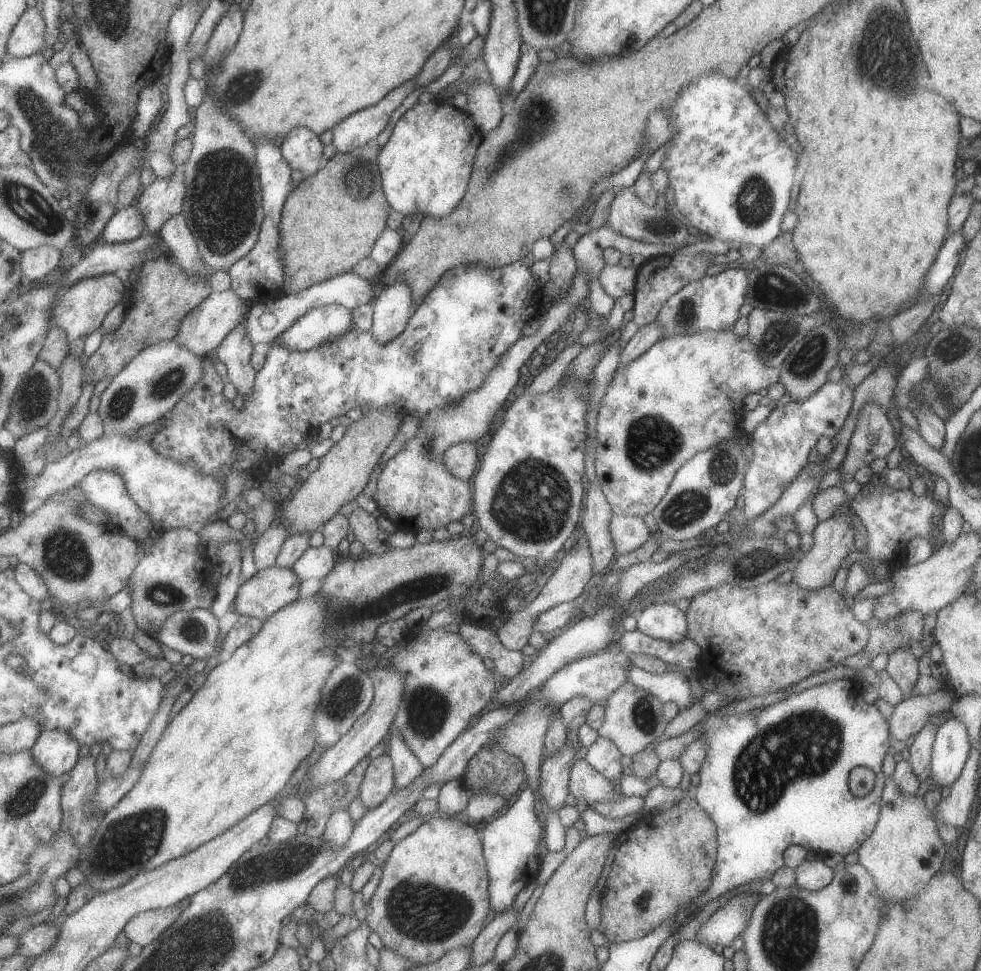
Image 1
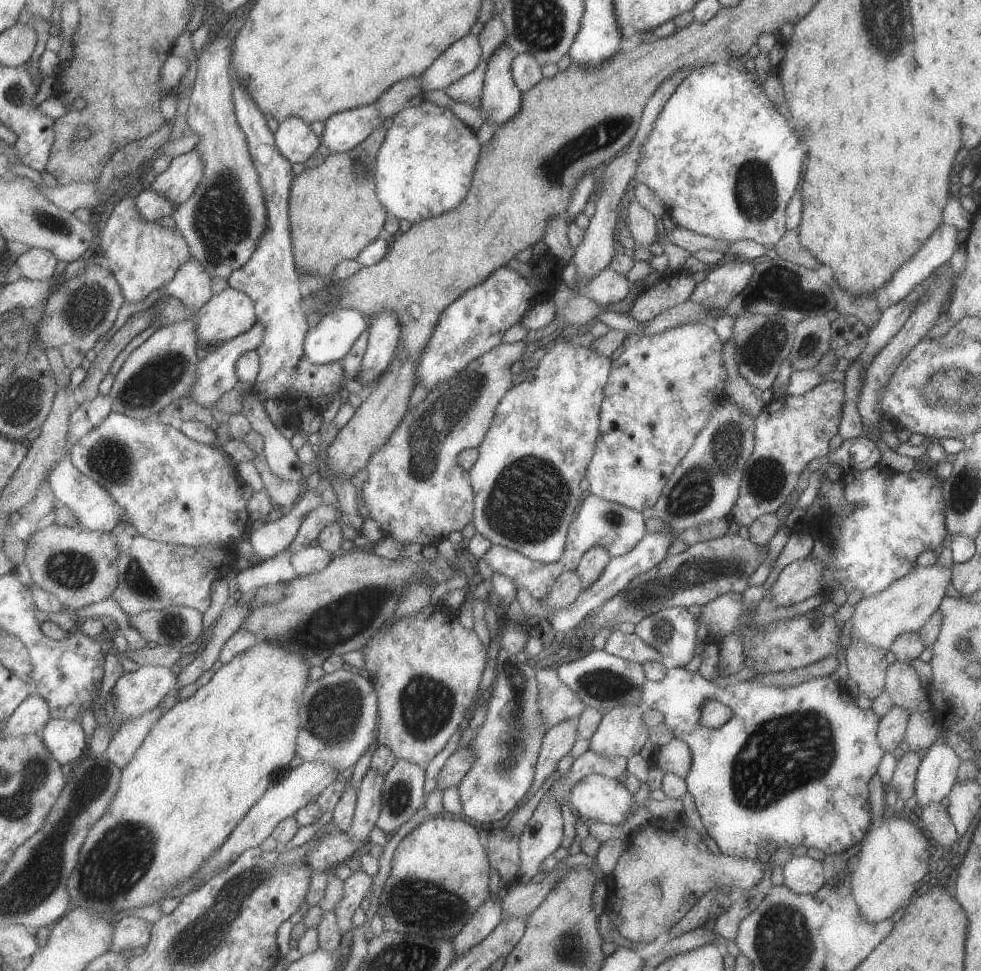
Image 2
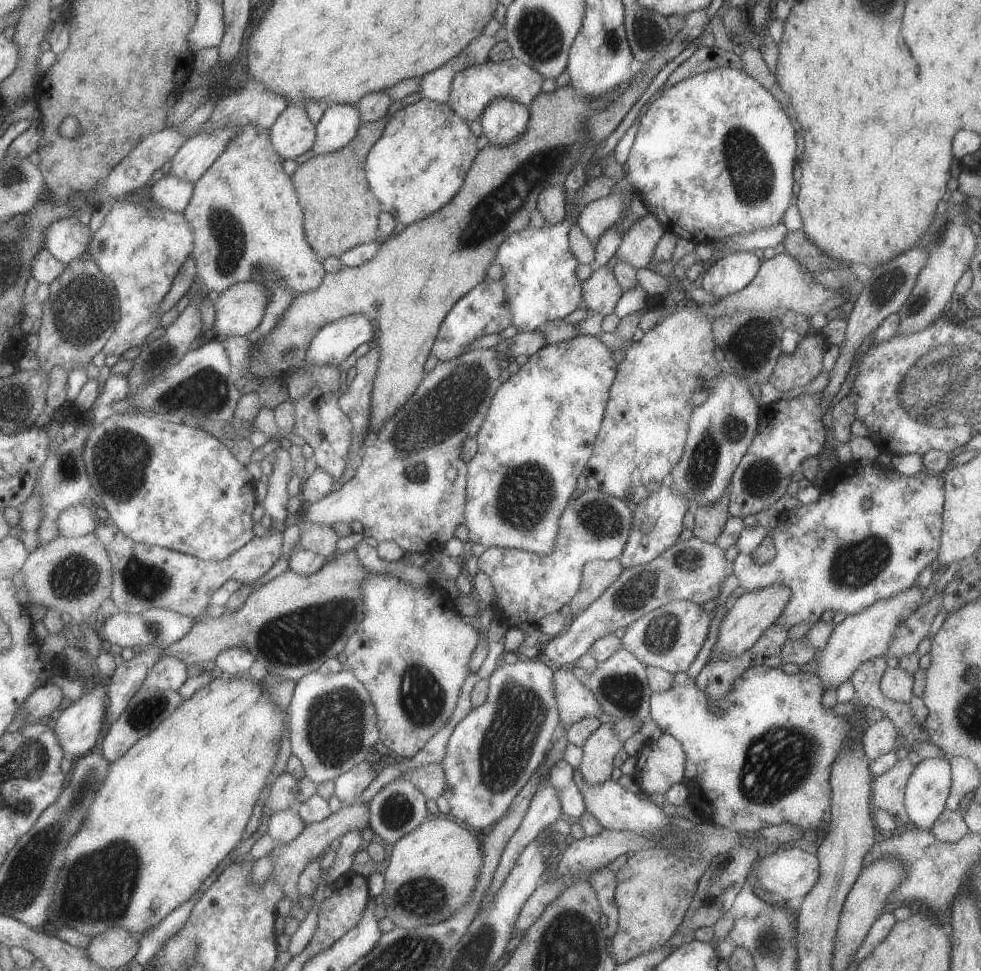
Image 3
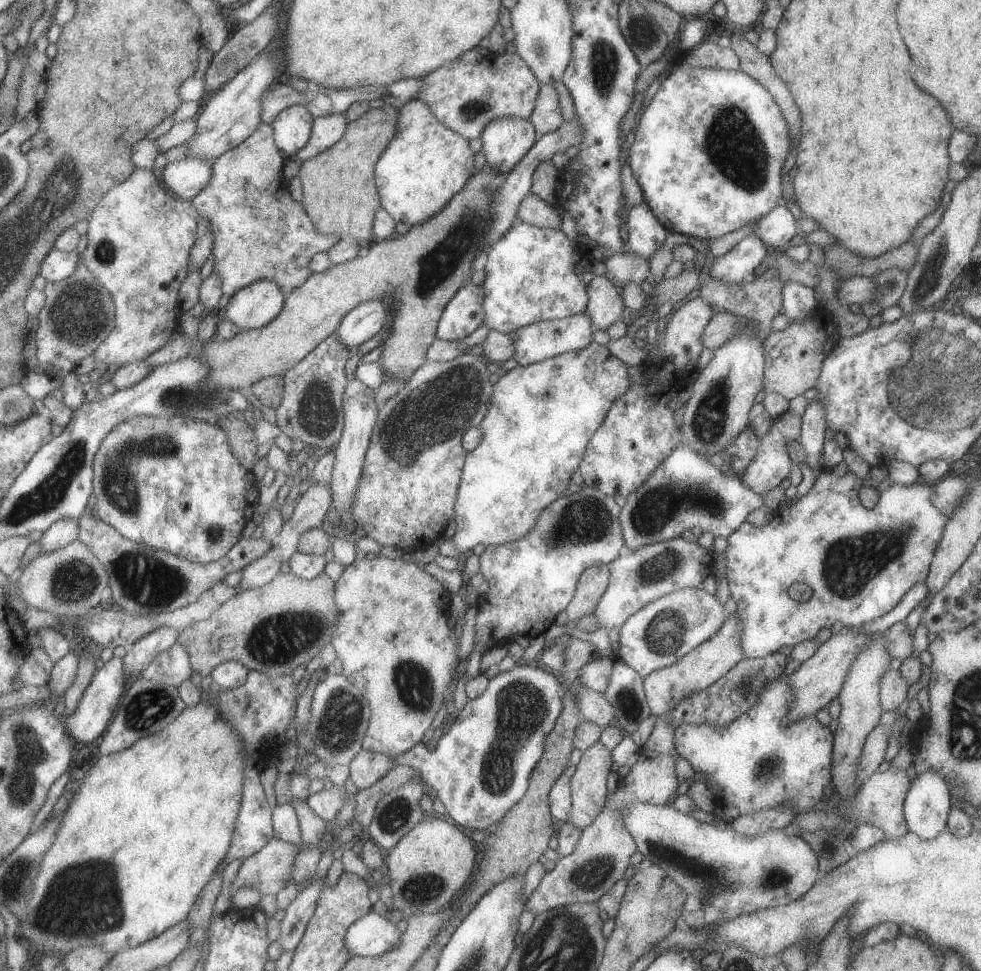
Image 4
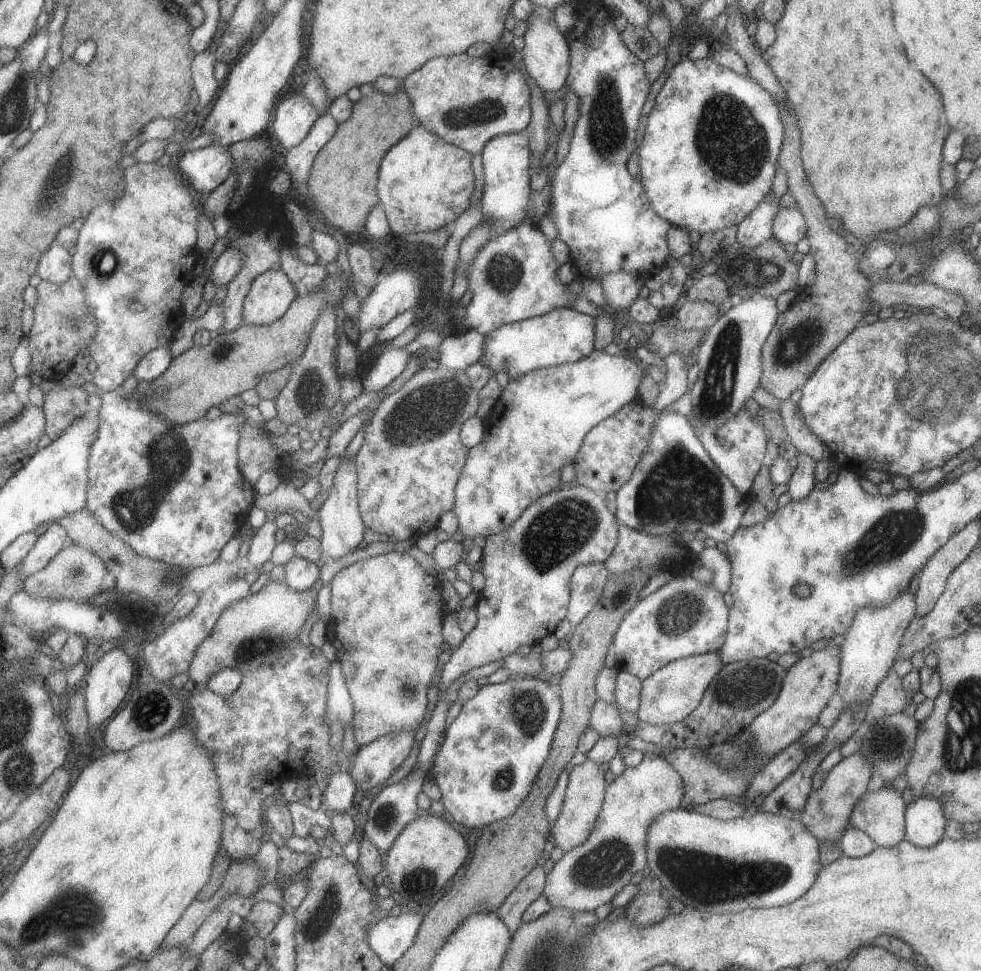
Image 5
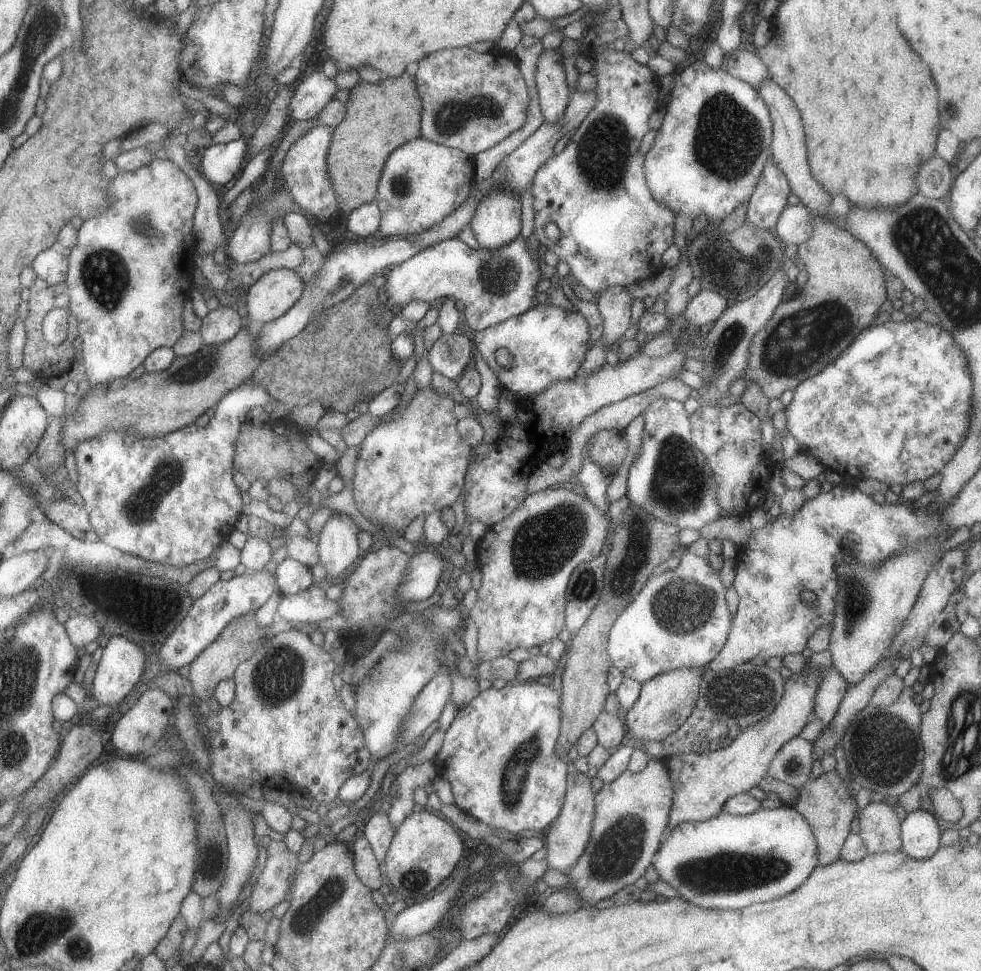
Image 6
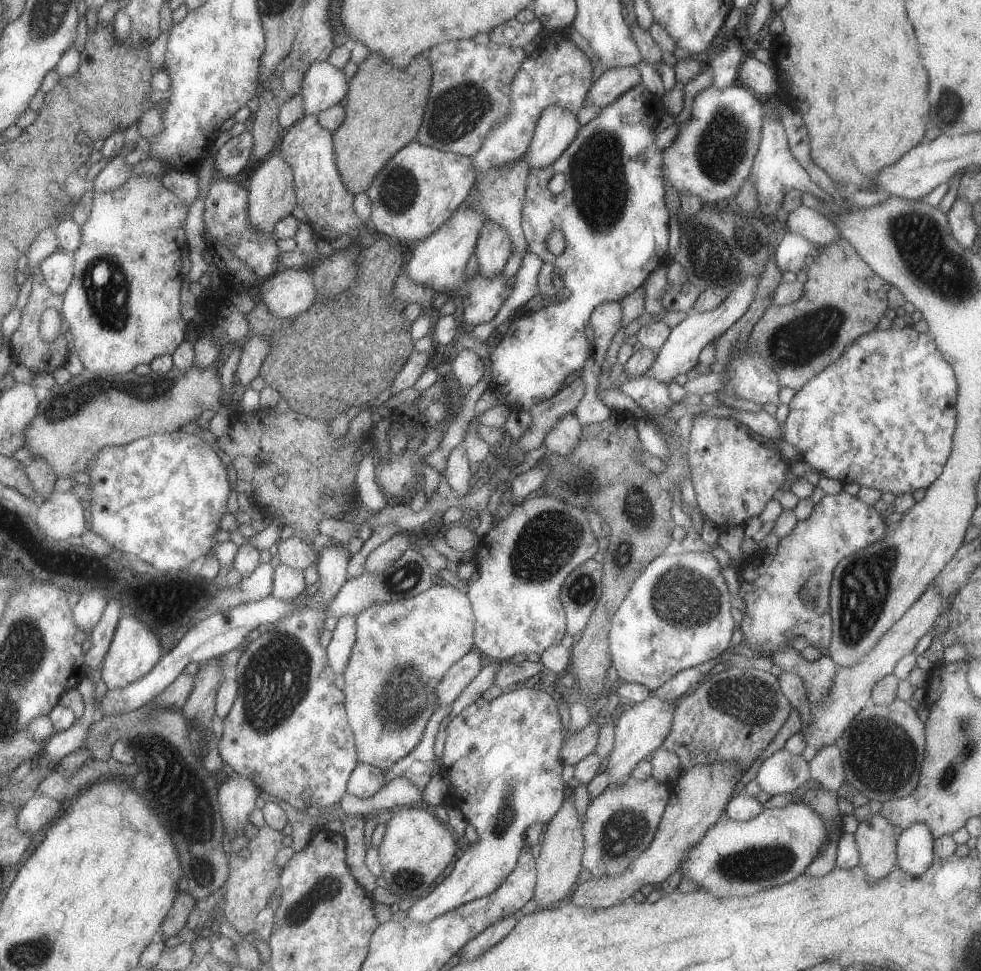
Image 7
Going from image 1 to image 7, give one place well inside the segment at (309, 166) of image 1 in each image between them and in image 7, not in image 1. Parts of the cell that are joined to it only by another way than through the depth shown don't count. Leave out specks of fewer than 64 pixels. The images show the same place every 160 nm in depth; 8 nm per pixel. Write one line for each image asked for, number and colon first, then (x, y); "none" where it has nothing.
2: (295, 140)
3: (293, 133)
4: (292, 127)
5: (294, 117)
6: (317, 90)
7: (324, 85)

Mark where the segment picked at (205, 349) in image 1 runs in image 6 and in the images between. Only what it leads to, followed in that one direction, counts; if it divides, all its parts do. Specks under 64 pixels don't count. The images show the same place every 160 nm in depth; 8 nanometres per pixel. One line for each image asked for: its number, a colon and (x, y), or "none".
2: (231, 312)
3: (240, 308)
4: (253, 306)
5: (272, 292)
6: (274, 293)

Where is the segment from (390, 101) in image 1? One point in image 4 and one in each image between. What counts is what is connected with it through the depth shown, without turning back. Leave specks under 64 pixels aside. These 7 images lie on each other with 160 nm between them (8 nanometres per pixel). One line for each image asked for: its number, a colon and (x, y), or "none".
2: (344, 131)
3: (339, 124)
4: (327, 130)

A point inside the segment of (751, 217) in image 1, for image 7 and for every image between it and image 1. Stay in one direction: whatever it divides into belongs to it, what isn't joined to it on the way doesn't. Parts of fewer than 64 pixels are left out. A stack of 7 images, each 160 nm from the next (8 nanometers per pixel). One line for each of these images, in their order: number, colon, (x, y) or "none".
2: (722, 158)
3: (713, 156)
4: (708, 154)
5: (710, 151)
6: (708, 155)
7: (712, 156)

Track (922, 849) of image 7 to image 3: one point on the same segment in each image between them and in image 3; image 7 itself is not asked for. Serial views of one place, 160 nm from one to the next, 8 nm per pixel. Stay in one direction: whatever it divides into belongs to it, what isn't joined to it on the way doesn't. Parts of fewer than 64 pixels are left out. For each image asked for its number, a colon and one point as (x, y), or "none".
3: (929, 785)
4: (927, 804)
5: (925, 822)
6: (921, 835)

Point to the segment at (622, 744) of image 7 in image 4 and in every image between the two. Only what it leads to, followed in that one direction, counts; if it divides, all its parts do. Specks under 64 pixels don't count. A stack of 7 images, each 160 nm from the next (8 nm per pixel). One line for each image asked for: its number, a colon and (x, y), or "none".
4: (702, 666)
5: (667, 696)
6: (666, 701)

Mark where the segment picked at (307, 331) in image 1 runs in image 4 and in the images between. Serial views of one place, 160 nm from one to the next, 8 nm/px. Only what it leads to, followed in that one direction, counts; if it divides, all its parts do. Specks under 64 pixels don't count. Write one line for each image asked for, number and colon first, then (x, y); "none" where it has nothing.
2: (330, 338)
3: (331, 345)
4: (363, 322)

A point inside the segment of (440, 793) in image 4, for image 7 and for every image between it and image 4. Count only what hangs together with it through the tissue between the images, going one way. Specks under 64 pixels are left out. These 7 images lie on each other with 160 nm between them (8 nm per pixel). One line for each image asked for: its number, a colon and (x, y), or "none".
5: (492, 752)
6: (499, 755)
7: (502, 759)

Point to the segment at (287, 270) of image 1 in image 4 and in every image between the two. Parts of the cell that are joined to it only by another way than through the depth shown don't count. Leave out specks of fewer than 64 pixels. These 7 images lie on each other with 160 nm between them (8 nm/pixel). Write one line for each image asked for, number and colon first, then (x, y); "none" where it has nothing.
2: (334, 211)
3: (339, 211)
4: (340, 195)

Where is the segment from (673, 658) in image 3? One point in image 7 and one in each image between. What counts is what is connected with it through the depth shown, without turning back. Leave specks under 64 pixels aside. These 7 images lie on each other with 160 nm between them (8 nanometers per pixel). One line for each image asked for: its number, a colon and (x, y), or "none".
4: (657, 636)
5: (684, 617)
6: (679, 619)
7: (677, 614)

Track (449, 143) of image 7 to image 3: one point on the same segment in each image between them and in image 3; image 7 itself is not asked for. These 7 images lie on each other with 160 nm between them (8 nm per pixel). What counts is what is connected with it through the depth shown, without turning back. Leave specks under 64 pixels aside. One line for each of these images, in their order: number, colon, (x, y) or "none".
3: (473, 88)
4: (465, 97)
5: (467, 101)
6: (471, 101)

